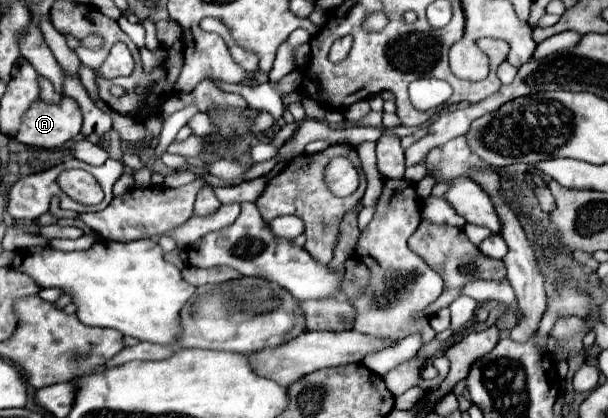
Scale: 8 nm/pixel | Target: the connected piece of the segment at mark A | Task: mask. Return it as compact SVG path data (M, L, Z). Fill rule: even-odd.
M63 96L57 104L35 100L23 114L17 142L37 148L61 148L81 132L83 114L77 100Z

